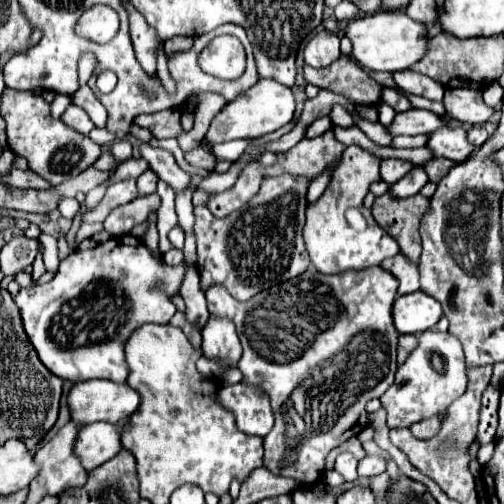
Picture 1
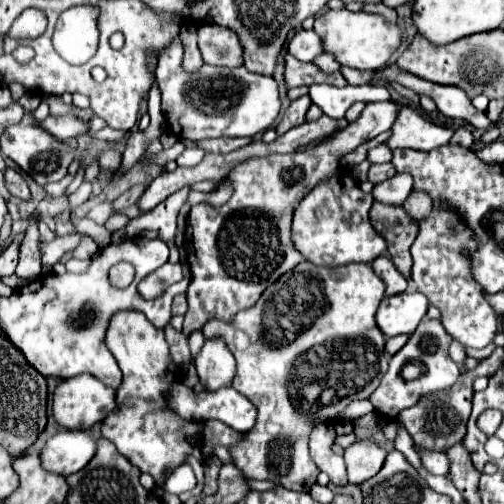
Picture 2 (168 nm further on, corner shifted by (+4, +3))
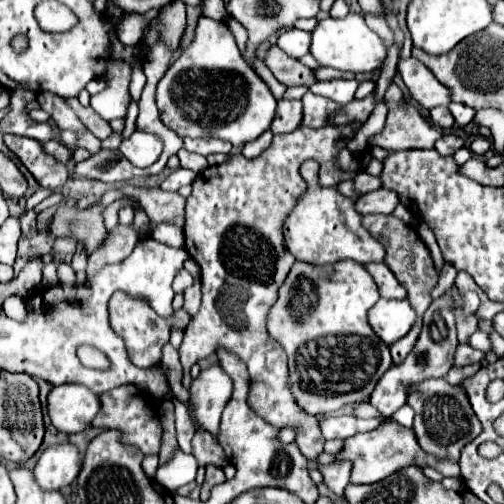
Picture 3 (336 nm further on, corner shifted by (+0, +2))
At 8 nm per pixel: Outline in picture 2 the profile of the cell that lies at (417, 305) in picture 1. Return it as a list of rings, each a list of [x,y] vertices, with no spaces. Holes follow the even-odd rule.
[[[405,291],[393,297],[385,297],[377,311],[377,325],[385,337],[395,337],[401,333],[411,335],[421,319],[427,315],[429,301],[419,291]]]

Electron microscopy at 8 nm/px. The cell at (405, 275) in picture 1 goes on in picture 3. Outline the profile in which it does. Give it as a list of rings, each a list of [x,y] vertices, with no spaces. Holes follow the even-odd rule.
[[[365,264],[365,270],[373,276],[381,298],[395,298],[395,300],[405,300],[407,290],[397,282],[395,274],[387,268],[387,264]]]

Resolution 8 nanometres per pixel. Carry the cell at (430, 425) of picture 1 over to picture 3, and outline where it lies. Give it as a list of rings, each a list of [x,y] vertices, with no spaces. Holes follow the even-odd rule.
[[[431,378],[431,380],[423,380],[419,384],[413,384],[407,394],[407,404],[415,410],[413,430],[417,434],[419,444],[423,444],[423,450],[431,452],[431,456],[435,456],[437,460],[457,462],[461,448],[483,432],[483,426],[477,420],[471,404],[467,400],[467,394],[461,388],[451,386],[441,378],[437,378],[437,380]]]

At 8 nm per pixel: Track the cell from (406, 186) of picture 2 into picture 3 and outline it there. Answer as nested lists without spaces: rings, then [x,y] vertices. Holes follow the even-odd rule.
[[[379,188],[369,194],[359,196],[355,200],[355,210],[361,216],[365,216],[365,214],[391,214],[397,204],[399,204],[399,198],[395,196],[395,192]]]

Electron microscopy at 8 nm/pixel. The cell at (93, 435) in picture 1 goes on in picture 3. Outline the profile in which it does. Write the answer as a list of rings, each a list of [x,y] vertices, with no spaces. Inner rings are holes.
[[[53,446],[47,448],[37,466],[33,468],[35,482],[45,492],[55,492],[69,486],[81,470],[81,454],[75,446]]]

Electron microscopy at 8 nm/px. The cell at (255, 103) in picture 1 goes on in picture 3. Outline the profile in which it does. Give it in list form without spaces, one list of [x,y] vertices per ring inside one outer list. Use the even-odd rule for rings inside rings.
[[[201,16],[191,44],[173,60],[155,90],[161,120],[181,138],[221,138],[243,146],[269,130],[277,100],[267,84],[251,72],[225,22]]]

